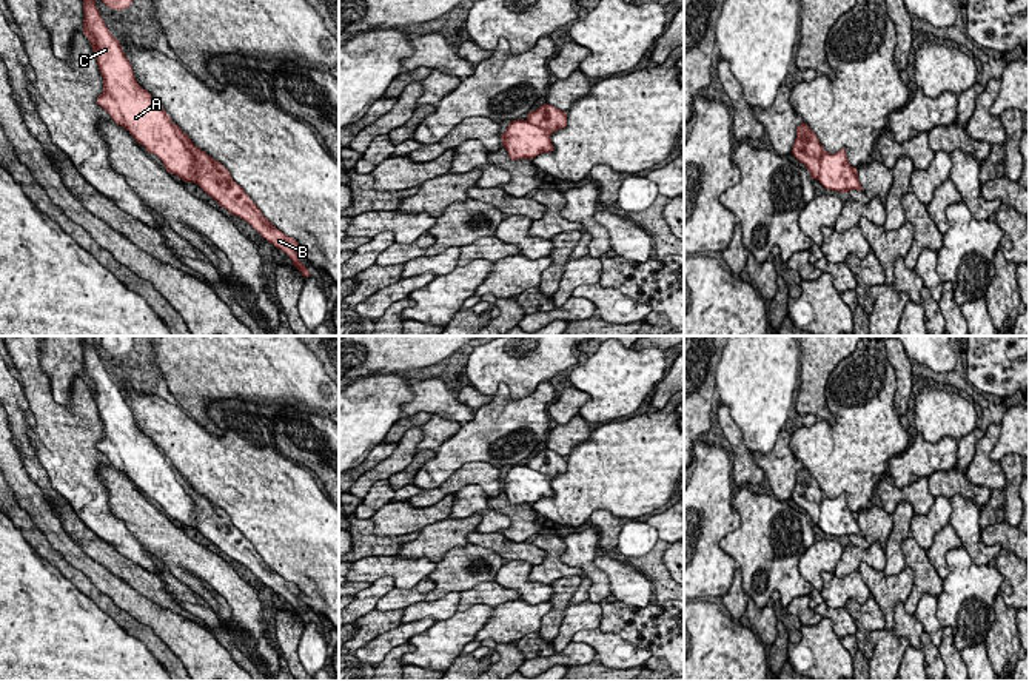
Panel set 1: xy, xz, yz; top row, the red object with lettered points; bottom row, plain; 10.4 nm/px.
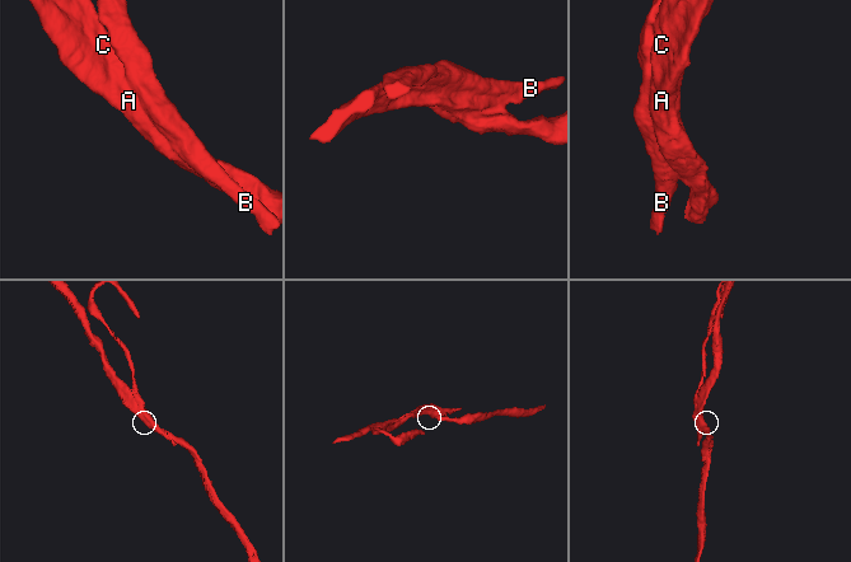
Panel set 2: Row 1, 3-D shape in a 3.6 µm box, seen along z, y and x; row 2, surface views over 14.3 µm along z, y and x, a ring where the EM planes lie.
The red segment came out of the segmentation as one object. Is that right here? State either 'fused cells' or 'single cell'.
fused cells

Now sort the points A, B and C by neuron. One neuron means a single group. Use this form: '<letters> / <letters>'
A C / B

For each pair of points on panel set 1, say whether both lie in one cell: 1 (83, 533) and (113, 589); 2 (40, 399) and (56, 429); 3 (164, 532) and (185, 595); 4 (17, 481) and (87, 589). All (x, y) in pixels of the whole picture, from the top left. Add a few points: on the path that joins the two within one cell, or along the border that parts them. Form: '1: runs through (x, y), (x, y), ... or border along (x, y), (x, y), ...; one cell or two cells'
1: border along (74, 540), (90, 556), (130, 586); two cells
2: runs through (43, 407), (51, 421); one cell
3: border along (182, 581), (194, 593); two cells
4: border along (46, 540), (99, 589); two cells

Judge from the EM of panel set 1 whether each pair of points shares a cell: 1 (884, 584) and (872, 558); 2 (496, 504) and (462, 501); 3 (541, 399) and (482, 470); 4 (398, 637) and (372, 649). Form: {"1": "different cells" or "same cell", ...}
{"1": "different cells", "2": "different cells", "3": "different cells", "4": "same cell"}

